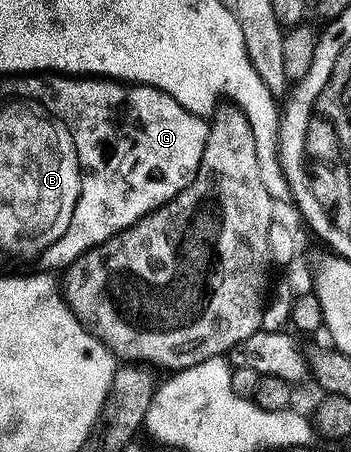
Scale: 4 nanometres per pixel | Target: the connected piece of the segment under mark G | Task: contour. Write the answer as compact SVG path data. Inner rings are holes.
M34 74L24 77L23 101L43 122L65 128L75 152L79 178L79 190L67 228L59 238L37 252L35 264L42 273L57 274L68 270L92 248L103 246L103 242L135 226L144 216L150 216L156 208L174 200L201 169L210 125L158 88L136 82L118 82L112 78Z

